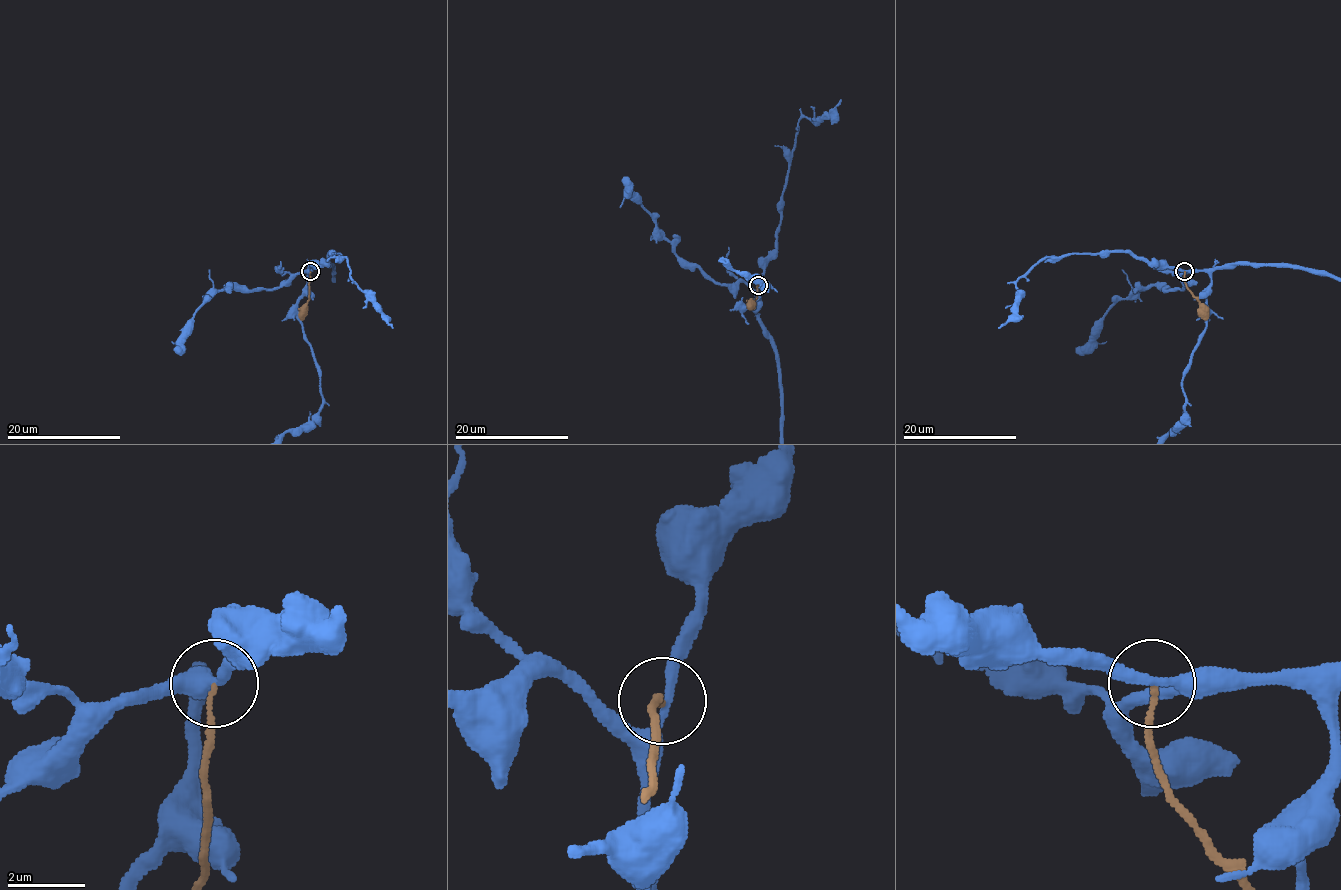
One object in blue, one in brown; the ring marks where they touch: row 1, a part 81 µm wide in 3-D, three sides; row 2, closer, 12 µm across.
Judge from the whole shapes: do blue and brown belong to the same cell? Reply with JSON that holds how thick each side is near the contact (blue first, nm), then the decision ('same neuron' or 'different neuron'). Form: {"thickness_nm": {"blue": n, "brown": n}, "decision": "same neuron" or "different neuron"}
{"thickness_nm": {"blue": 280, "brown": 110}, "decision": "different neuron"}

